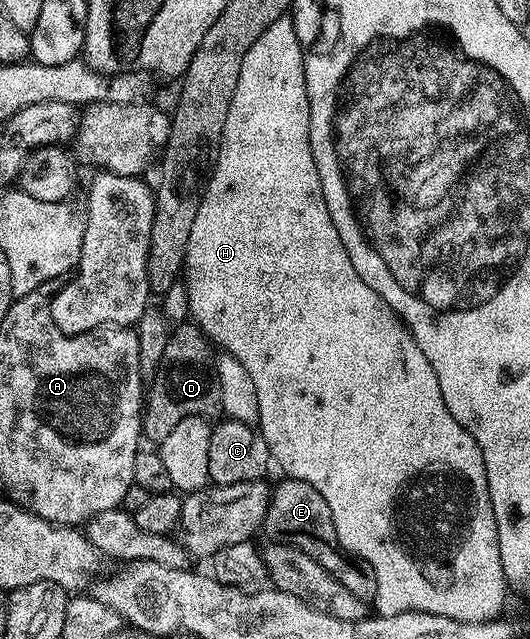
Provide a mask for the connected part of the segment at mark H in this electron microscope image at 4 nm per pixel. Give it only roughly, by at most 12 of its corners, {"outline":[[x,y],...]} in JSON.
{"outline":[[293,17],[248,48],[190,318],[373,609],[495,621],[487,469],[348,260]]}

